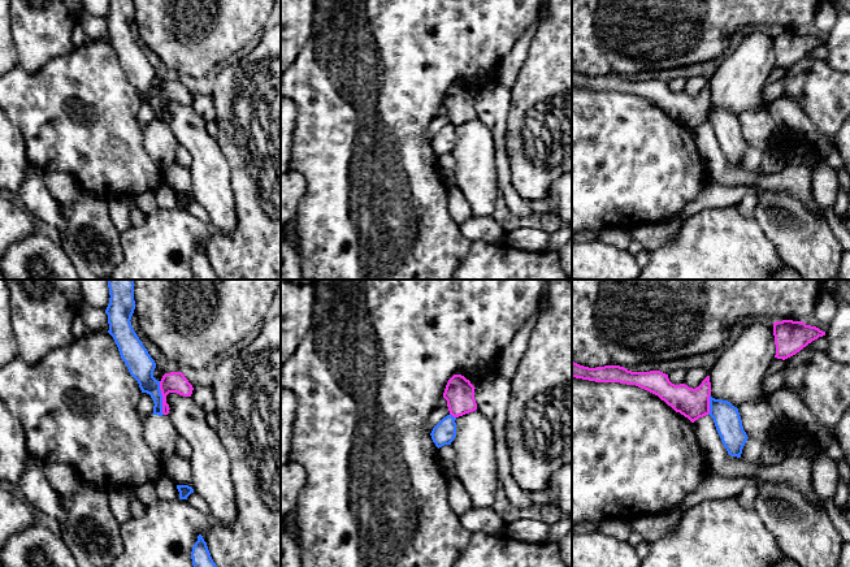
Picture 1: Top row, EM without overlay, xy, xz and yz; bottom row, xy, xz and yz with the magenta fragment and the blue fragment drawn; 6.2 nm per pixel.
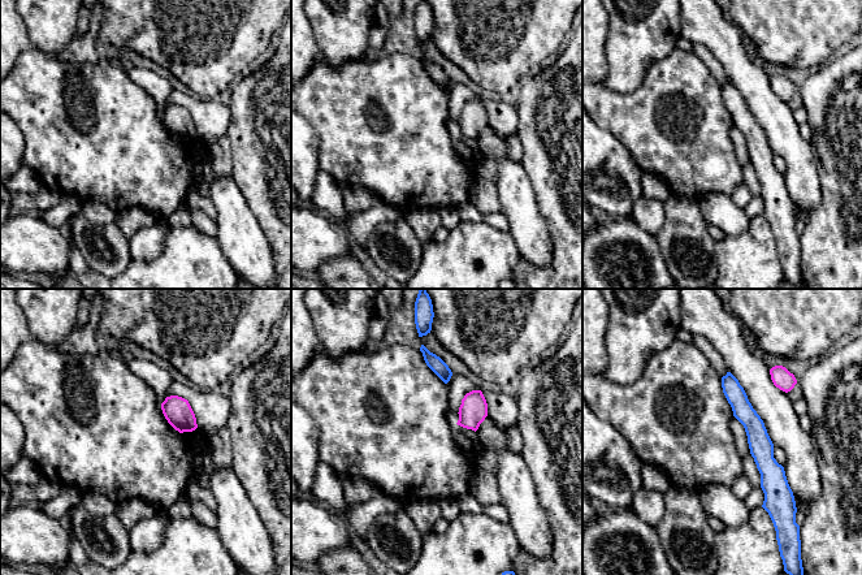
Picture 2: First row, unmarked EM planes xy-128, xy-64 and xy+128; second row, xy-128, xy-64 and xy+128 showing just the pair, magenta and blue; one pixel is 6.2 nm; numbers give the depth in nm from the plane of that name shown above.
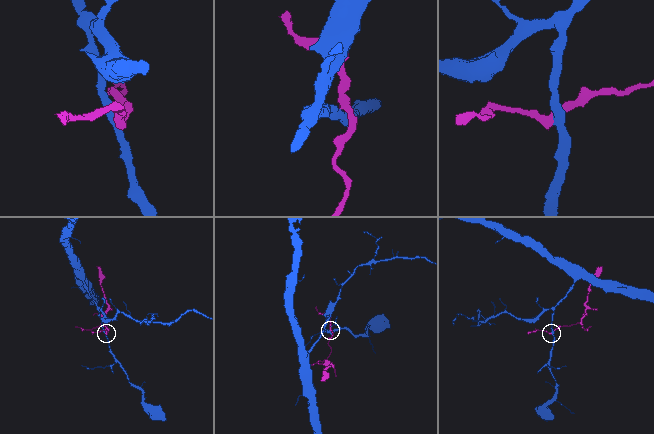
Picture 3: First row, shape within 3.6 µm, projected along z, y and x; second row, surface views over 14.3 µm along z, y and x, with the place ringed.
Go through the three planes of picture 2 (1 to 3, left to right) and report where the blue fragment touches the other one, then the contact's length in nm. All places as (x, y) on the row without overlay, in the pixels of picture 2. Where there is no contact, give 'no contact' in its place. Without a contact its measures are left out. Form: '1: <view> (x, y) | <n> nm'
1: no contact
2: no contact
3: no contact

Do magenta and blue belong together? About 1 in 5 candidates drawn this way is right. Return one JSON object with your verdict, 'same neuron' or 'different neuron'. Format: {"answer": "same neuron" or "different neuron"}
{"answer": "different neuron"}

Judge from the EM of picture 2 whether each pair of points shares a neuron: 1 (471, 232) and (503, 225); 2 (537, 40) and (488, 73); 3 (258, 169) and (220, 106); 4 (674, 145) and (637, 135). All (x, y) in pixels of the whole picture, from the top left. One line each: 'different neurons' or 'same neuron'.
1: different neurons
2: same neuron
3: different neurons
4: same neuron

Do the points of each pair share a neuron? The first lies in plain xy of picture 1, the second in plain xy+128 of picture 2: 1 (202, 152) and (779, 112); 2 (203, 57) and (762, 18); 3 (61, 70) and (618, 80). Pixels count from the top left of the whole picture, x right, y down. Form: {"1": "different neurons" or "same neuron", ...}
{"1": "same neuron", "2": "same neuron", "3": "different neurons"}

